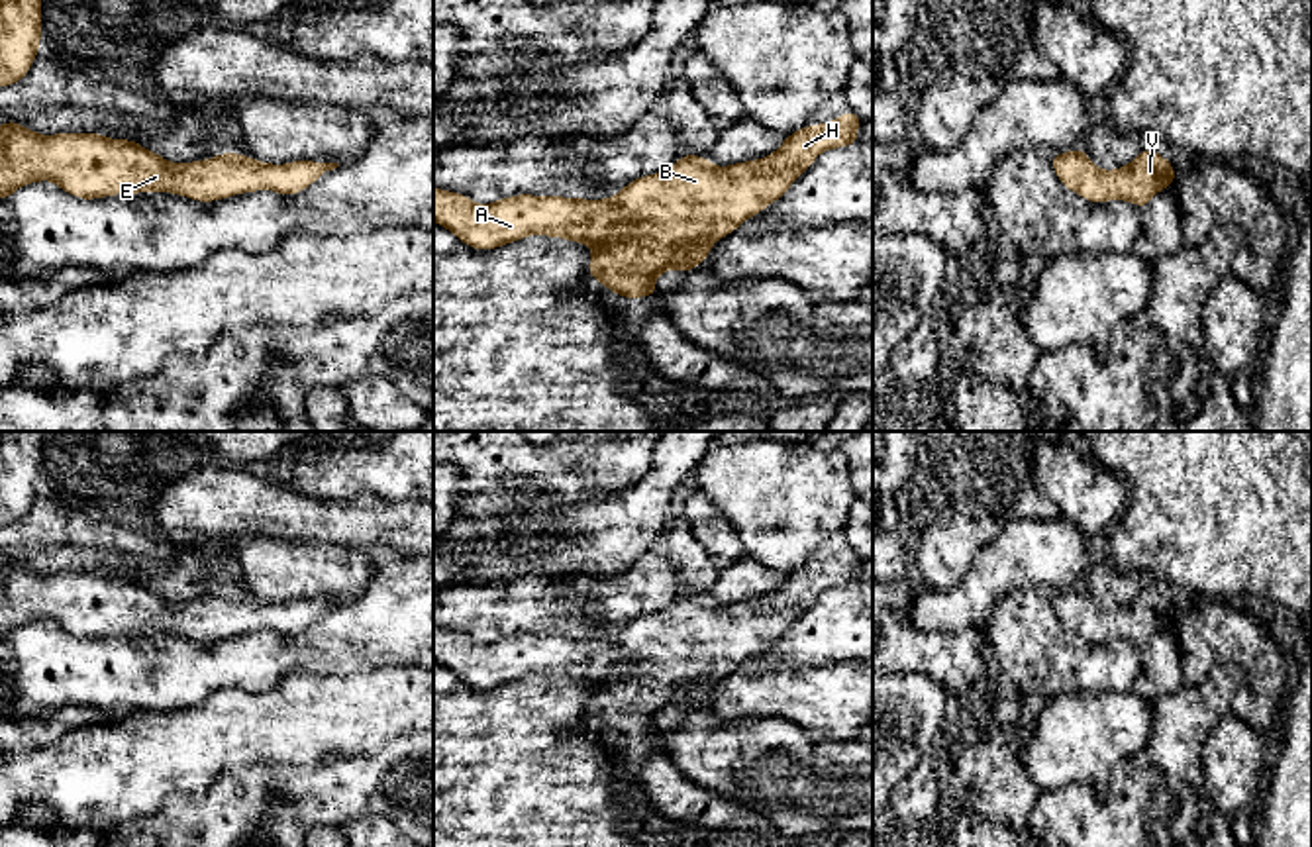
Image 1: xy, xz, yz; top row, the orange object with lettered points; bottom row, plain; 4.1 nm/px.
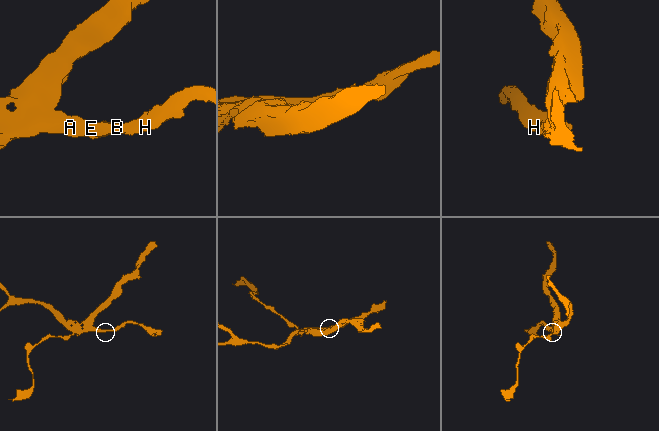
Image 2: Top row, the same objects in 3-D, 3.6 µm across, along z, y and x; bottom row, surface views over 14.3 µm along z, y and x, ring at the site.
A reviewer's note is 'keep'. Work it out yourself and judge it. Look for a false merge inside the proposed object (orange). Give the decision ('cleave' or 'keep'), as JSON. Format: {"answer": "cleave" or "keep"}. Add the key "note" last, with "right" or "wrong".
{"answer": "keep", "note": "right"}

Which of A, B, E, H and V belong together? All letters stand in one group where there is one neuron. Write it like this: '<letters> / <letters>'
A B E H V

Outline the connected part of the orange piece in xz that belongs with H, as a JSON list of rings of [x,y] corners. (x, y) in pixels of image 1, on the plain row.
[[[847,549],[837,559],[806,565],[786,574],[771,594],[718,606],[708,596],[682,594],[663,612],[628,622],[616,635],[602,639],[516,633],[492,643],[433,625],[433,661],[473,688],[498,688],[530,674],[584,682],[592,688],[588,714],[626,737],[657,735],[655,720],[665,710],[688,712],[708,698],[714,682],[735,671],[745,659],[782,637],[790,623],[822,590],[859,582],[861,557]]]

